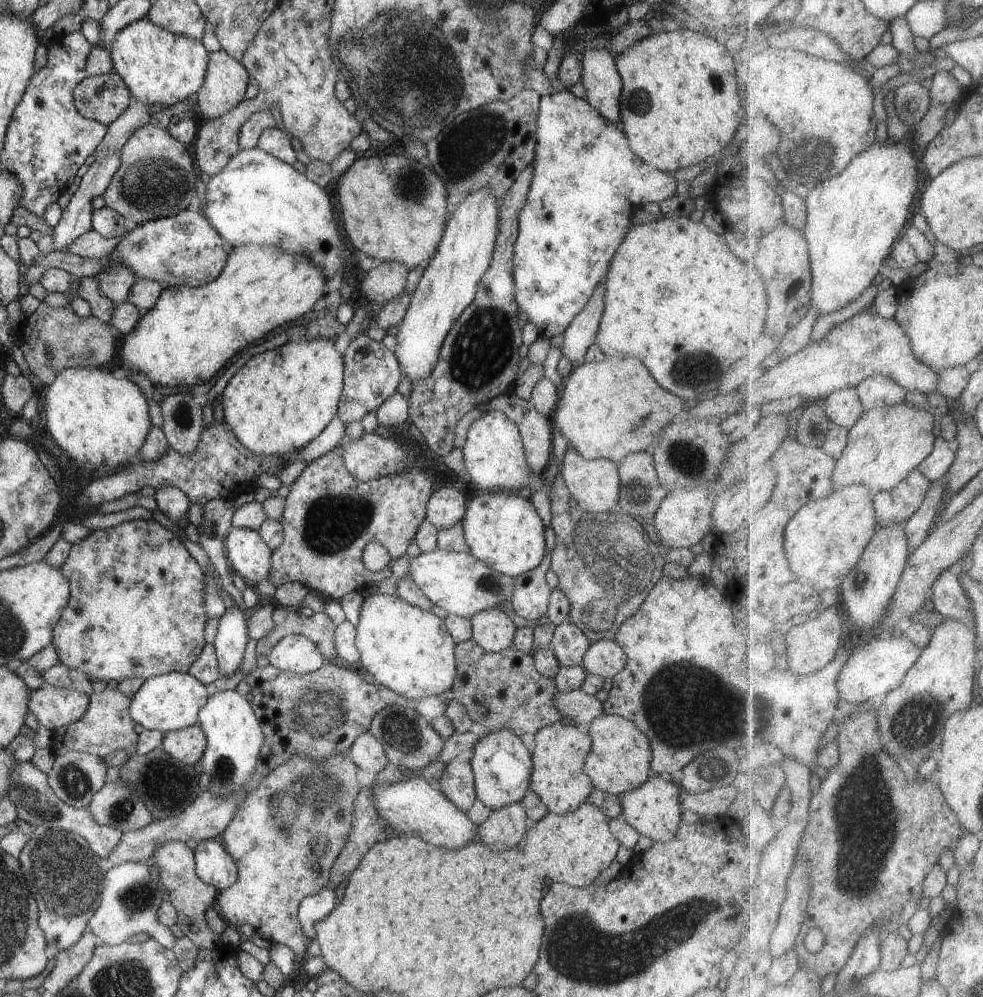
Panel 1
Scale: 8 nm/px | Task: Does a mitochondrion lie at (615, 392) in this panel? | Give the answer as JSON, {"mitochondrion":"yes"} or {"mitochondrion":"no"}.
{"mitochondrion":"no"}

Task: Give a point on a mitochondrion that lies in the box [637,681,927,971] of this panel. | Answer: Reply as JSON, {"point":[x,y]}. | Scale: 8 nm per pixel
{"point":[870,818]}

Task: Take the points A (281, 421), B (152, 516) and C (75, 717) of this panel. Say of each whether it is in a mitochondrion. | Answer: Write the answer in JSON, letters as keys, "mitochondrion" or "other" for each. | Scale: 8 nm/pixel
{"A":"other","B":"other","C":"other"}

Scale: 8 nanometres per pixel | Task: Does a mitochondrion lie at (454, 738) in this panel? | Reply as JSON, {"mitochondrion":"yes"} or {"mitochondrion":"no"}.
{"mitochondrion":"no"}

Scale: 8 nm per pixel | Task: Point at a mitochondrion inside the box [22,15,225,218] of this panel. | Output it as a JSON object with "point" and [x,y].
{"point":[132,193]}

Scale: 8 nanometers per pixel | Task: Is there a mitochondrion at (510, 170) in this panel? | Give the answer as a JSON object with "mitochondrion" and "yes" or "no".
{"mitochondrion":"no"}

